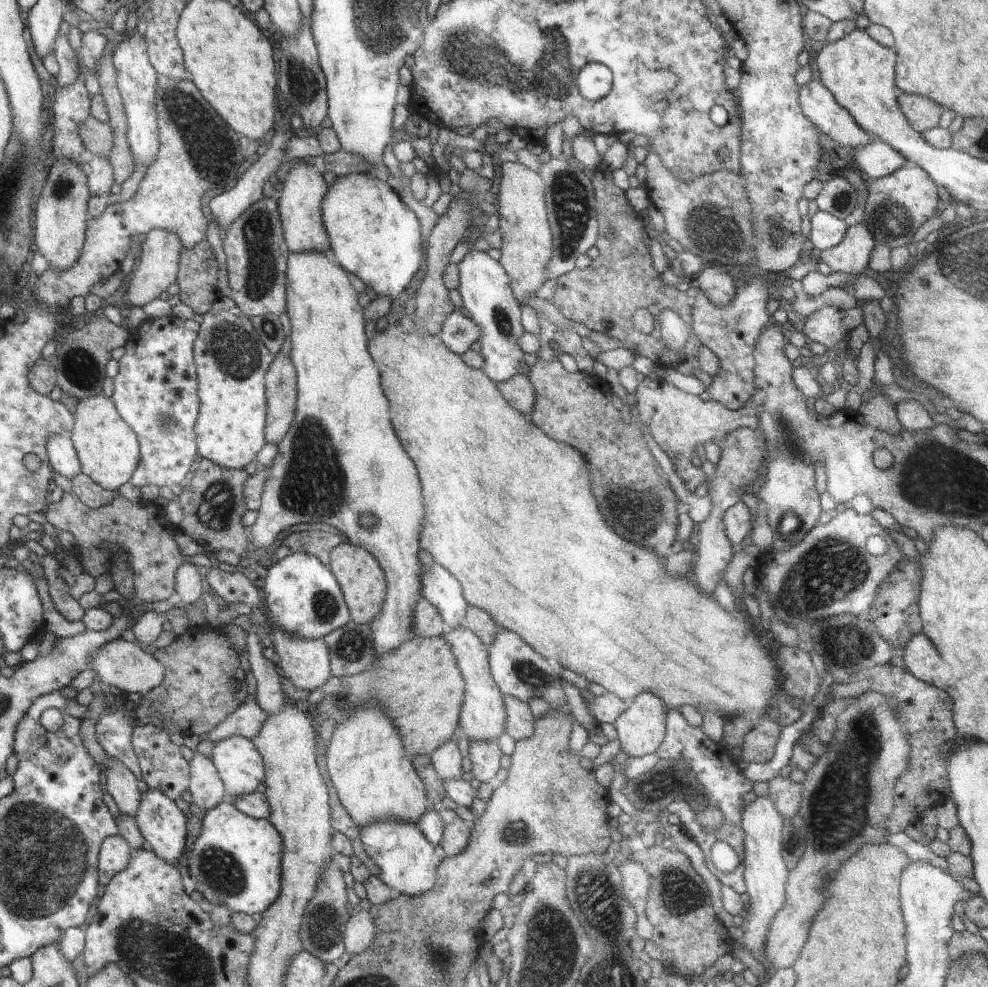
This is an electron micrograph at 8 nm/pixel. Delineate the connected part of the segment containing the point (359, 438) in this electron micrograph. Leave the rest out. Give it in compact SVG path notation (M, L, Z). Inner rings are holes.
M332 250L328 252L303 252L292 253L288 261L287 270L287 295L288 295L288 316L291 322L292 335L292 362L296 362L296 372L300 374L300 406L296 408L296 418L284 436L284 442L277 446L278 452L274 457L272 466L269 468L269 475L265 482L264 492L261 496L261 505L258 510L258 516L252 526L251 535L248 540L257 550L260 547L268 548L276 539L281 531L302 524L302 522L324 522L338 528L342 534L348 537L353 545L364 547L375 555L375 559L383 567L384 574L387 577L387 593L382 605L381 613L374 619L371 626L371 639L375 646L375 658L382 657L386 653L394 653L400 645L411 638L411 614L414 613L415 602L418 601L418 590L420 586L420 562L418 562L418 536L420 536L420 516L424 516L424 504L422 504L422 492L420 492L420 480L414 468L414 462L408 458L404 452L400 440L396 438L392 424L390 424L390 412L388 412L388 400L380 388L380 372L376 364L372 362L368 348L366 348L366 330L364 330L364 316L362 316L362 306L358 304L358 296L354 286L348 280L348 274L332 264L330 260Z

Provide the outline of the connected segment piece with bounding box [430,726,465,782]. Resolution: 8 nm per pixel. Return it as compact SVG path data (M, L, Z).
M458 726L452 740L442 745L430 754L432 766L442 782L452 779L460 779L462 776L462 753L458 749L457 736L465 736L462 728Z

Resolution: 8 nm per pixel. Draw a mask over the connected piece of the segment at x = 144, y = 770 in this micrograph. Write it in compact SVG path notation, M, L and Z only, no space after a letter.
M134 721L131 730L131 746L139 762L138 777L146 782L149 789L163 790L168 798L176 801L188 788L188 778L191 778L191 766L188 766L188 762L181 755L180 748L170 742L164 729L156 728L155 725L142 725Z

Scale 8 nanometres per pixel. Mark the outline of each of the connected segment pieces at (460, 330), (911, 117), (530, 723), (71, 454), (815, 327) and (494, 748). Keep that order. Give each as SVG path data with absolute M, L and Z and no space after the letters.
M455 308L446 317L439 334L447 347L456 354L464 354L474 342L479 342L480 335L478 325L466 317L460 308Z
M904 92L898 96L898 104L912 128L921 135L931 128L938 127L940 115L946 110L928 98L920 98Z
M503 695L506 704L506 730L508 736L515 741L532 736L535 727L535 717L530 711L528 702L521 701L510 695Z
M70 432L52 437L47 445L47 454L52 463L52 468L67 479L71 480L75 474L81 471Z
M824 307L812 313L805 320L800 321L800 328L809 342L816 340L829 348L837 346L845 336L840 311L836 307Z
M476 739L469 741L472 774L474 783L495 783L496 772L500 770L500 757L502 753L497 742L484 742Z

